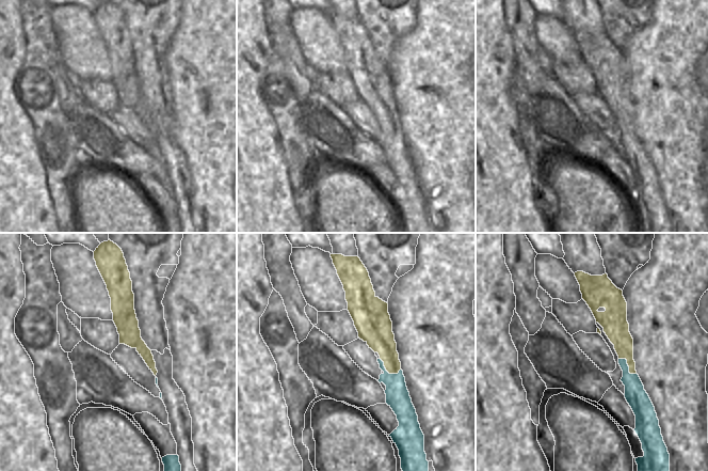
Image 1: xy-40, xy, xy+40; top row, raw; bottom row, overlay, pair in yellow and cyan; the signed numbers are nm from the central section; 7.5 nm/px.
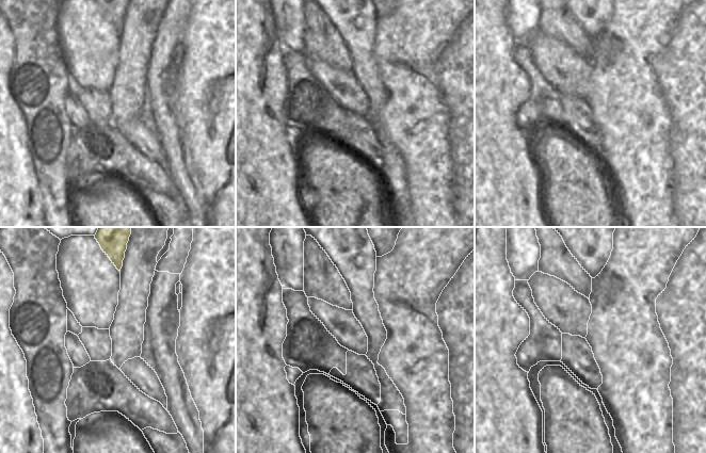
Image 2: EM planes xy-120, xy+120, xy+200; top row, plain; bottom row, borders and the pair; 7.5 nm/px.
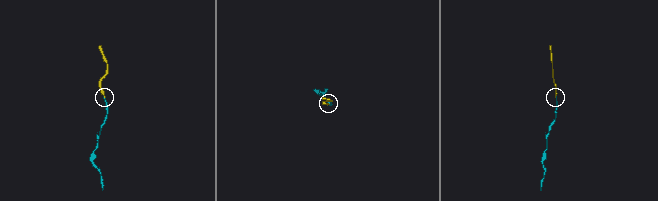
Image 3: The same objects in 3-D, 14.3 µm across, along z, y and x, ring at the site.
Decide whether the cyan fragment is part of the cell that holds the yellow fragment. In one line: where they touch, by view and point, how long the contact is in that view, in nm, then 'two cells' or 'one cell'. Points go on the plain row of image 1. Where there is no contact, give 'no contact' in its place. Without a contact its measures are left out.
contact xy (387, 131); length 190 nm; two cells

